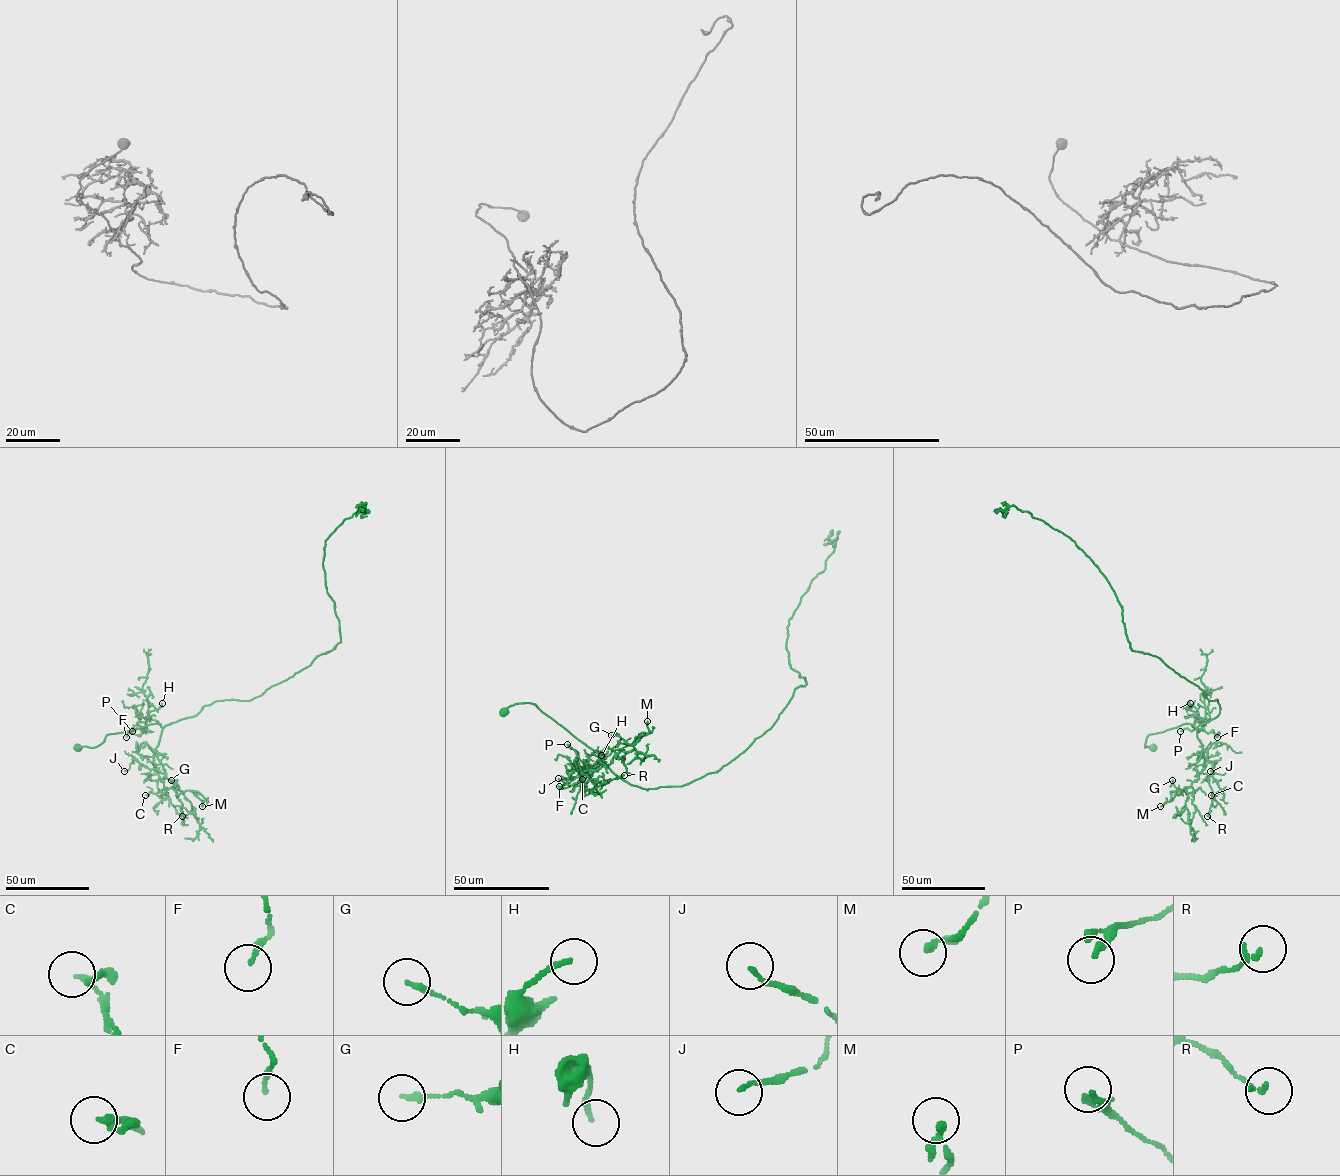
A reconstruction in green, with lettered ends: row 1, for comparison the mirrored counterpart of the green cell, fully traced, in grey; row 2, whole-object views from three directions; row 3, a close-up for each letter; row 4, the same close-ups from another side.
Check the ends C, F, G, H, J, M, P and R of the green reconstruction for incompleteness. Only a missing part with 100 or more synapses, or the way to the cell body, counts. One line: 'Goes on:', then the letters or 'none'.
Goes on: none

